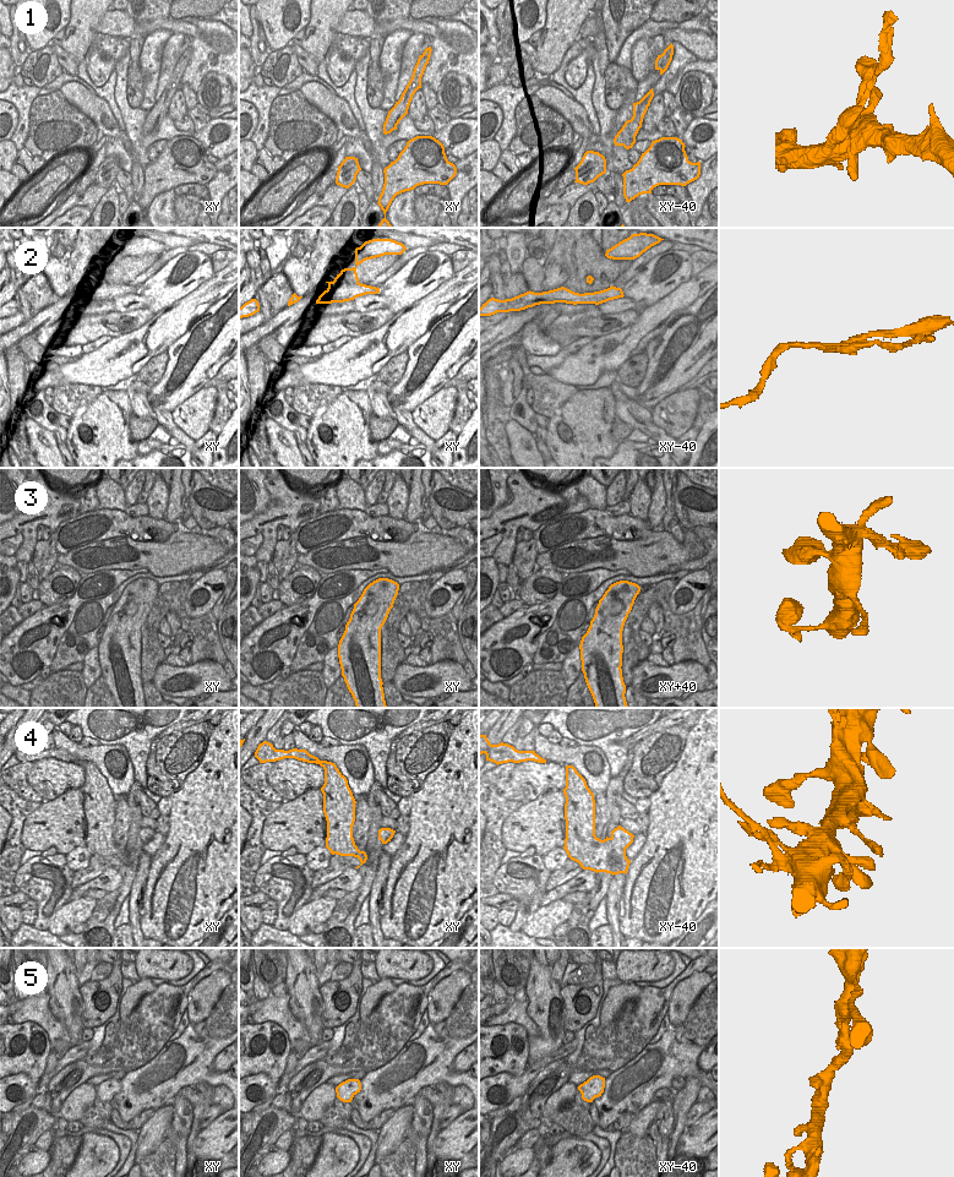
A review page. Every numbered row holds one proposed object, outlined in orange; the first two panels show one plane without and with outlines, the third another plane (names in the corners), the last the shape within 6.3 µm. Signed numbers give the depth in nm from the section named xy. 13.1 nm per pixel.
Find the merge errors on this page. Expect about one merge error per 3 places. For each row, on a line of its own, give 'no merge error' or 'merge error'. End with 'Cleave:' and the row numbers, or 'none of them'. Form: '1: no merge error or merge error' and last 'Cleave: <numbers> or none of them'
1: merge error
2: merge error
3: merge error
4: no merge error
5: no merge error
Cleave: 1, 2, 3

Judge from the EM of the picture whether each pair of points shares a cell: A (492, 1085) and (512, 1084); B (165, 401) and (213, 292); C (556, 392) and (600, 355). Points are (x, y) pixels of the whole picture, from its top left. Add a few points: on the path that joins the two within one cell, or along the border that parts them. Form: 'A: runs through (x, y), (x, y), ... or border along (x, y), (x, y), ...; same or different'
A: runs through (497, 1084), (507, 1084); same
B: border along (225, 294), (196, 316), (185, 333); different
C: border along (548, 374), (574, 386); different

